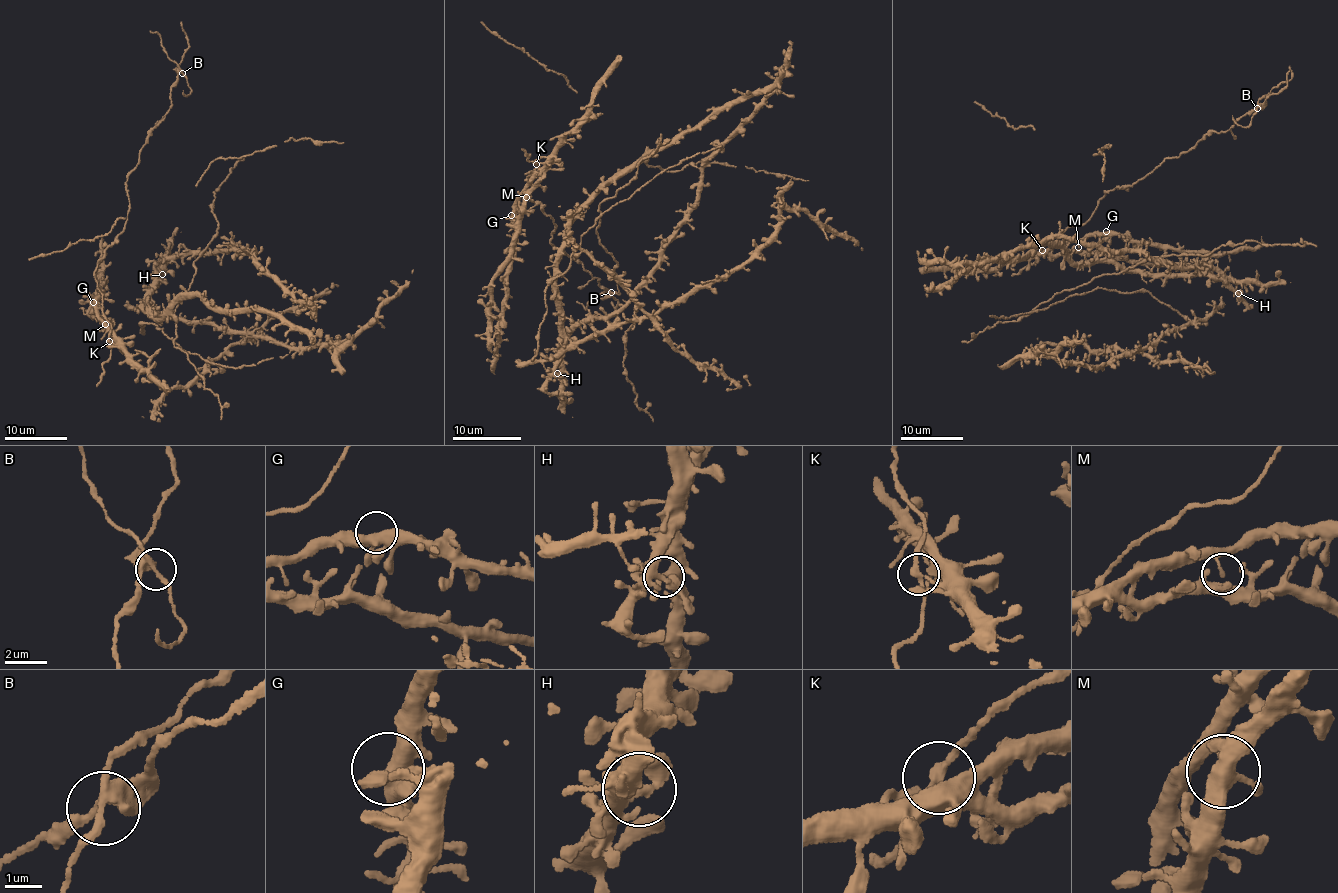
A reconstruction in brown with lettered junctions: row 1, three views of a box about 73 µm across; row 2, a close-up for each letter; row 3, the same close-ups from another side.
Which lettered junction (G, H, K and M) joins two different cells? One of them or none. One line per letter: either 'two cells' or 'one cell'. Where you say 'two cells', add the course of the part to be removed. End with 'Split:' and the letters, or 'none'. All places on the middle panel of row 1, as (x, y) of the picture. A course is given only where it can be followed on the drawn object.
G: one cell
H: one cell
K: two cells; course (536, 163), (527, 190), (518, 191), (551, 216), (551, 246), (608, 291), (586, 309), (576, 301)
M: one cell
Split: K

